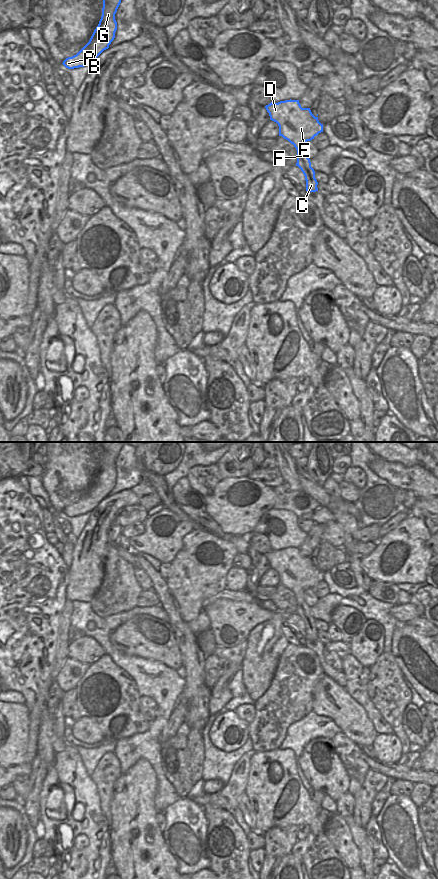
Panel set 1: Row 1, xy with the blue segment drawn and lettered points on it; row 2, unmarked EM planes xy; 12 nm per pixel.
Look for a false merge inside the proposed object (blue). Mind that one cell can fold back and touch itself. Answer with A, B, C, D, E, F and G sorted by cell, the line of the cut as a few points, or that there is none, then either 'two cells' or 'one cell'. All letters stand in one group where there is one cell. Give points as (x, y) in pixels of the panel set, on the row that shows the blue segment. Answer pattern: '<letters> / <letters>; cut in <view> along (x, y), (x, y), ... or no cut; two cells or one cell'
A B C D E F G; no cut; one cell

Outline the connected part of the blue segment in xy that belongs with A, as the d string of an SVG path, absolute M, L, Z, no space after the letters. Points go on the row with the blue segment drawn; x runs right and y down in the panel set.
M103 0L102 16L89 42L74 56L63 61L68 69L84 67L91 64L115 38L117 22L115 14L121 0Z

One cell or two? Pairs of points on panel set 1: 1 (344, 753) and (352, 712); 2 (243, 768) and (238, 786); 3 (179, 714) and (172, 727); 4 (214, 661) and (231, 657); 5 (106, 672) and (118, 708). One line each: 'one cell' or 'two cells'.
1: two cells
2: one cell
3: one cell
4: two cells
5: one cell

